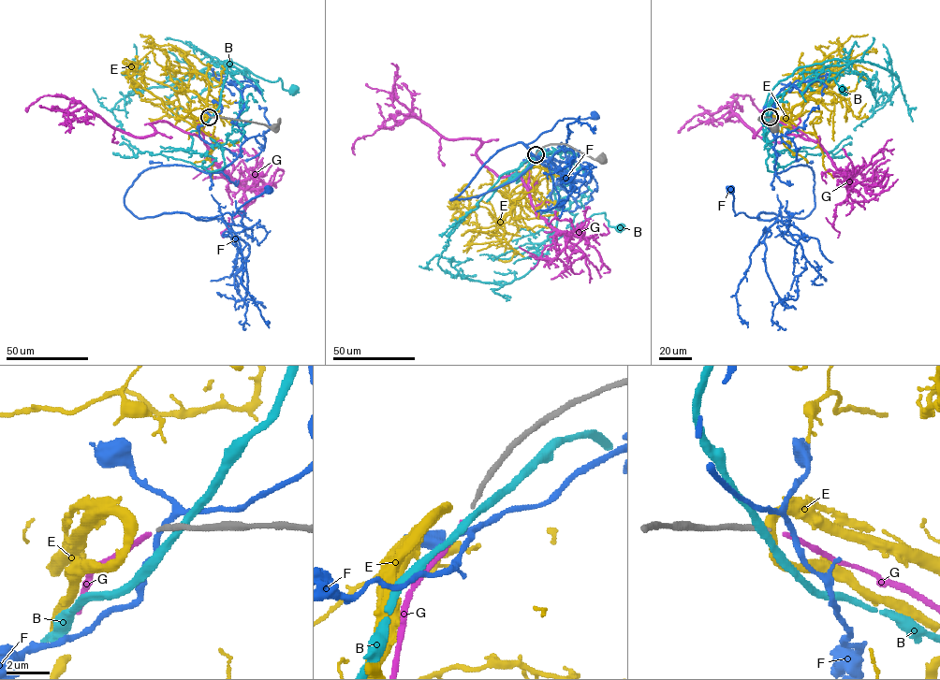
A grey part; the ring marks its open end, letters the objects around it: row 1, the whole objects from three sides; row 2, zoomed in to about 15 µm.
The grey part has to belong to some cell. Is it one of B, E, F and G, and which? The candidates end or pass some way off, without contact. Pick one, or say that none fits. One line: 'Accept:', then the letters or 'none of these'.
Accept: G

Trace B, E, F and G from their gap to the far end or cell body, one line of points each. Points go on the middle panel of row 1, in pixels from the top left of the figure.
B: (536, 154), (547, 151), (553, 177), (557, 224), (551, 244), (594, 214), (605, 213), (610, 226), (620, 227)
E: (534, 154), (527, 173), (533, 179), (535, 189), (522, 191), (515, 199), (509, 220), (462, 234)
F: (536, 155), (525, 163), (563, 162), (537, 161), (450, 200), (498, 151), (594, 116)
G: (535, 155), (530, 195), (518, 173), (486, 166), (480, 141), (448, 139), (414, 117), (385, 121), (355, 154)

